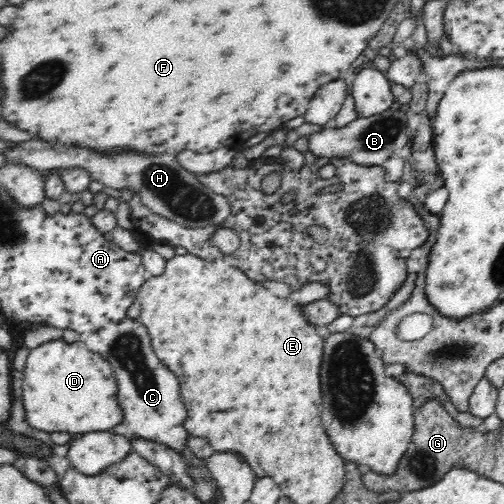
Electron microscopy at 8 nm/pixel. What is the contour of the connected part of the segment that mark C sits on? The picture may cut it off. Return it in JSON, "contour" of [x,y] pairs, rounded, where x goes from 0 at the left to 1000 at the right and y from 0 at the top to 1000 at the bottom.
{"contour":[[[250,627],[246,635],[218,639],[183,663],[163,663],[157,675],[167,679],[175,694],[198,702],[222,726],[232,754],[232,800],[242,829],[218,855],[254,871],[266,865],[310,871],[349,887],[361,899],[375,859],[365,845],[373,813],[357,782],[357,754],[349,738],[310,706],[294,655],[278,631]]]}

